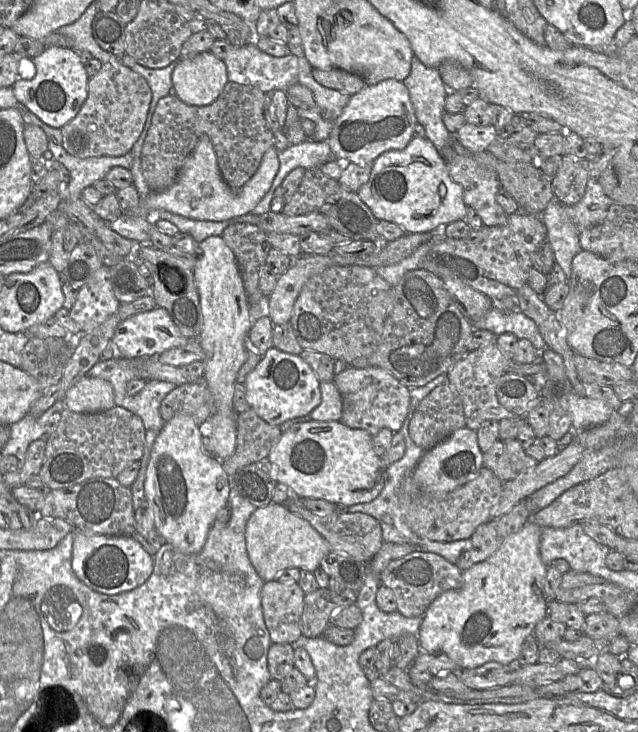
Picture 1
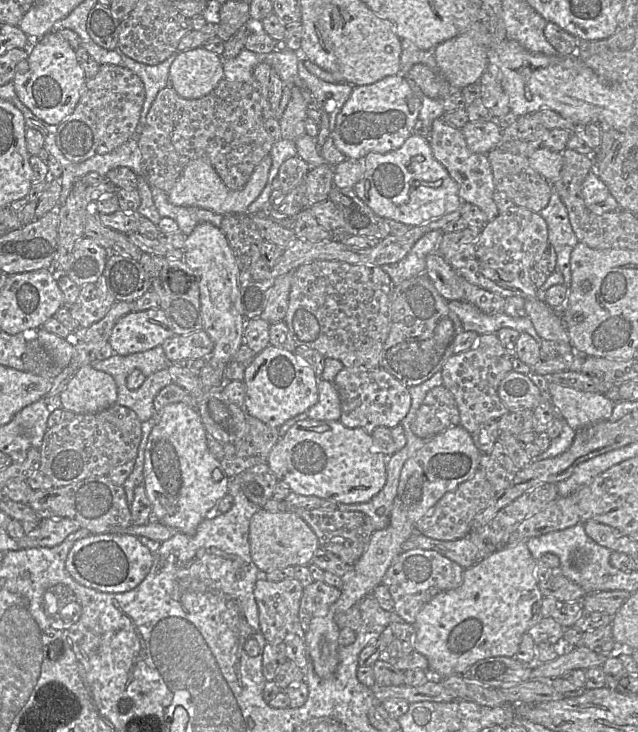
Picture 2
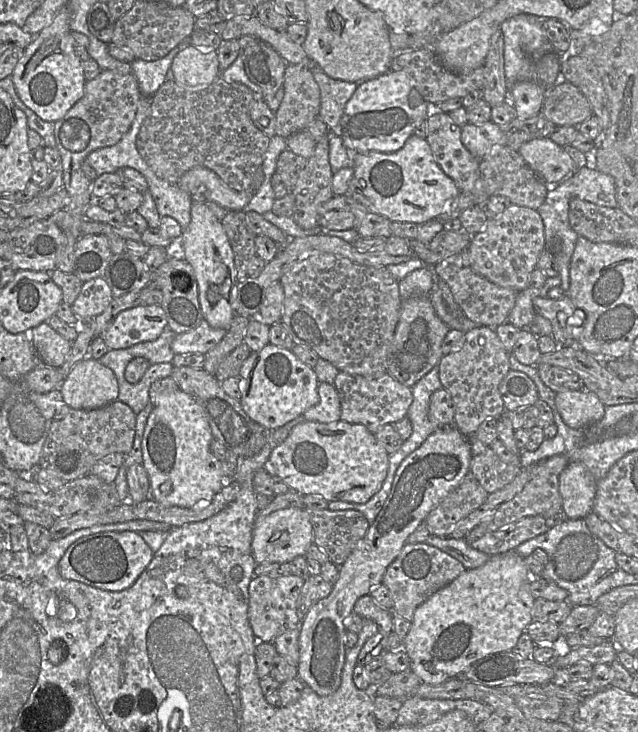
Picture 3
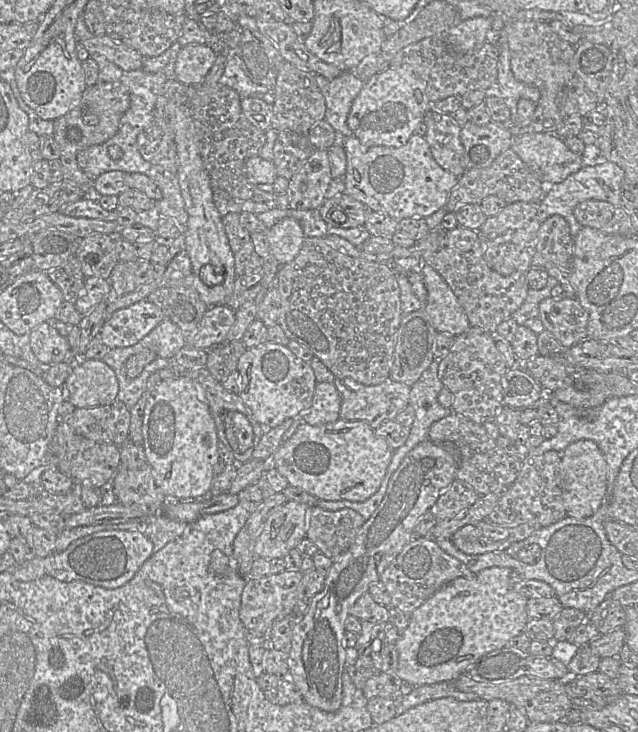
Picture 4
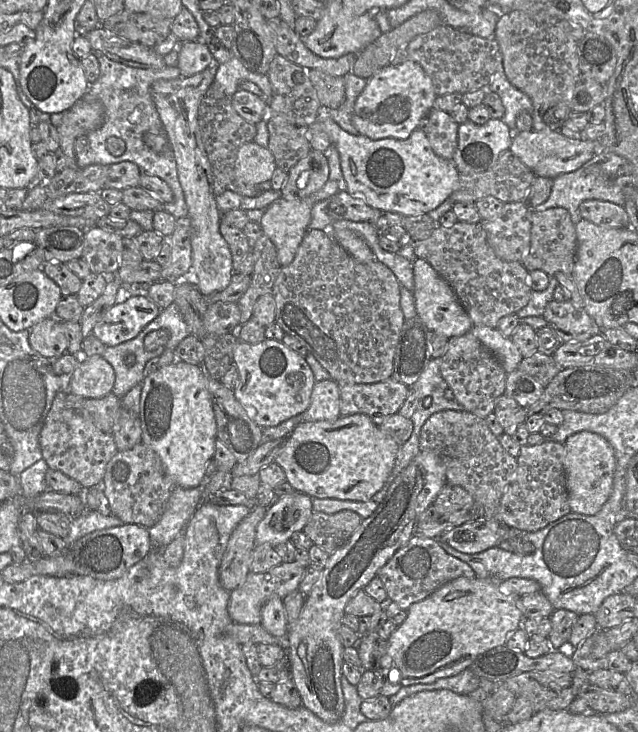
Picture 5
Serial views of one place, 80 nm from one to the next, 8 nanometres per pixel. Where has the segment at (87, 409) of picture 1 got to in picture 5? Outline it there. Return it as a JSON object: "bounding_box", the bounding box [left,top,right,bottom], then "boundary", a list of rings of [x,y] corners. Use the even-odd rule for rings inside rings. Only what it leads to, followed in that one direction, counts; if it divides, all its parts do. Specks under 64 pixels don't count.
{"bounding_box":[69,356,114,398],"boundary":[[[91,356],[71,374],[69,391],[84,398],[101,398],[112,392],[114,369],[102,356]]]}

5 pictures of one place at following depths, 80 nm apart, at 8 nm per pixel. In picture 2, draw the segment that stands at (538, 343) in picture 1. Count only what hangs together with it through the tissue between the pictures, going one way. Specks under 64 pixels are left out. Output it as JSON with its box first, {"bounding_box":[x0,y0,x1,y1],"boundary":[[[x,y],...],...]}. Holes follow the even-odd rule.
{"bounding_box":[448,301,540,344],"boundary":[[[448,301],[448,306],[460,319],[464,331],[481,334],[496,334],[502,328],[512,328],[519,333],[531,335],[539,344],[540,338],[530,320],[524,317],[514,318],[506,313],[489,315],[465,301]]]}

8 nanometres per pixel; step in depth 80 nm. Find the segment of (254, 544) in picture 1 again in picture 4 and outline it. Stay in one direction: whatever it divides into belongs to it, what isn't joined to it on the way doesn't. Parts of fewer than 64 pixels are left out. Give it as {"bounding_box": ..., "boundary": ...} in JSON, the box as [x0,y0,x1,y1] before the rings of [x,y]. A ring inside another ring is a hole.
{"bounding_box":[254,501,310,558],"boundary":[[[287,501],[273,509],[262,527],[254,548],[255,557],[284,558],[306,538],[310,522],[308,505]]]}

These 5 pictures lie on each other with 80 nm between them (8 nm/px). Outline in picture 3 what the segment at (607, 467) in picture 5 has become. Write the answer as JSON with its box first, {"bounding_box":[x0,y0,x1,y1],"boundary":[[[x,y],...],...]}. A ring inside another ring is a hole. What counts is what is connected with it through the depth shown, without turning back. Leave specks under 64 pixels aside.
{"bounding_box":[559,461,597,519],"boundary":[[[579,461],[570,462],[559,475],[564,517],[584,519],[593,512],[597,480]]]}

